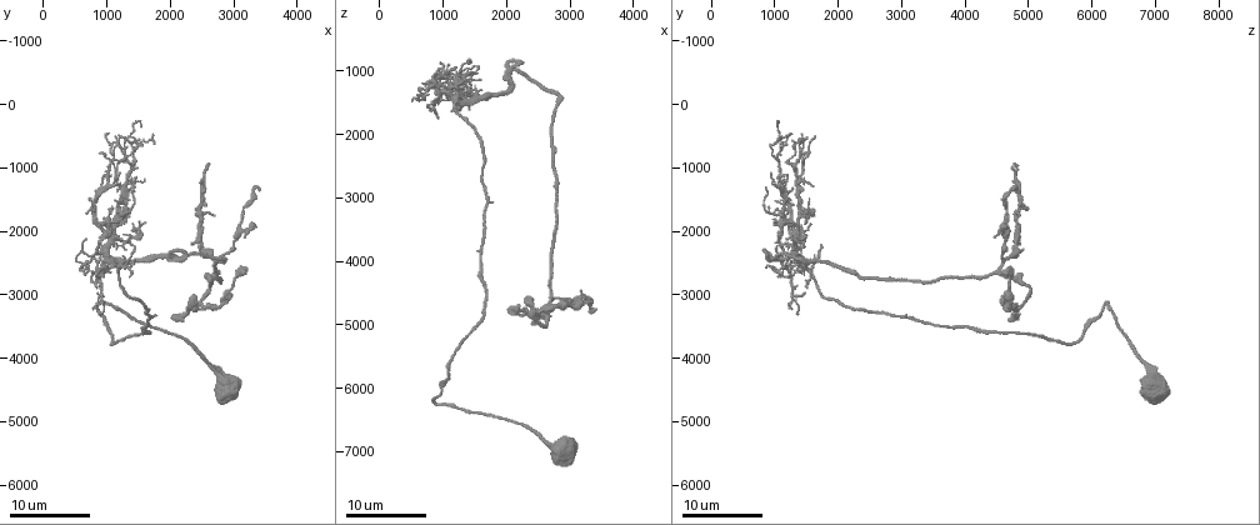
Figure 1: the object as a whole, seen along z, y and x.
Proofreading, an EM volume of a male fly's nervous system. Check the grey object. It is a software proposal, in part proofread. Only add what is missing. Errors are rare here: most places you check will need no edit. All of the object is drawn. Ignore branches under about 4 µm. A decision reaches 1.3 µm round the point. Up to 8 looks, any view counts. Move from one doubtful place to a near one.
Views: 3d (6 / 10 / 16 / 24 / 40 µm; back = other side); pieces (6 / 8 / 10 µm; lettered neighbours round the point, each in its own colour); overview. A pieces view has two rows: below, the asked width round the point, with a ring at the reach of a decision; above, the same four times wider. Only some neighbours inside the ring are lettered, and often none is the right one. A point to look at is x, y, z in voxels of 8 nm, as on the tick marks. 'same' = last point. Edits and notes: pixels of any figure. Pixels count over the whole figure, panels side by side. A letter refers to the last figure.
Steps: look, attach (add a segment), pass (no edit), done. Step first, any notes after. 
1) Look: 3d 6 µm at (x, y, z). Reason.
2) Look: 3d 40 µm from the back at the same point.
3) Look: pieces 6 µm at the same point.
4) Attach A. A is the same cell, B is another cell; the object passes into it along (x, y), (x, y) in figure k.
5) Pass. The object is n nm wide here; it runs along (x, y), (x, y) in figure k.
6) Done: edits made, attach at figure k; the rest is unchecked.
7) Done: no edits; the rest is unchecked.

Look: 3d 16 µm at (1400, 2650, 1050). Free end.

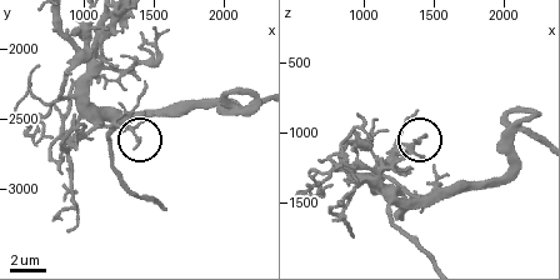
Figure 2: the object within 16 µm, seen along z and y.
Look: pieces 10 µm at (1380, 2700, 1060).

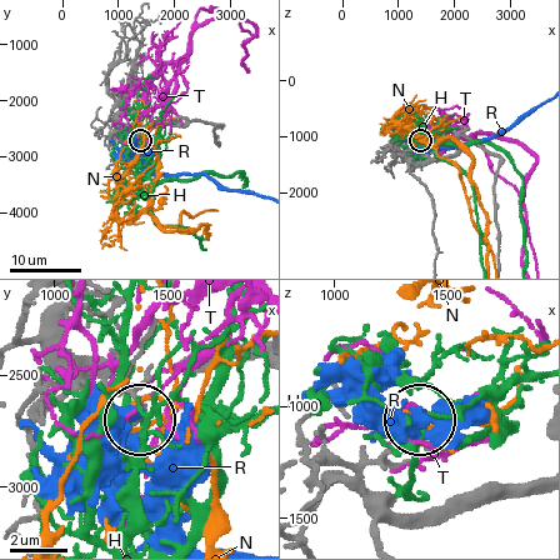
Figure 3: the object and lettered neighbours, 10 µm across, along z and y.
Pass. The object is 180 nm wide here; H, N, R and T are other cells; none of them fits.

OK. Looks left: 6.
Look: 3d 24 µm at (800, 3200, 1250).

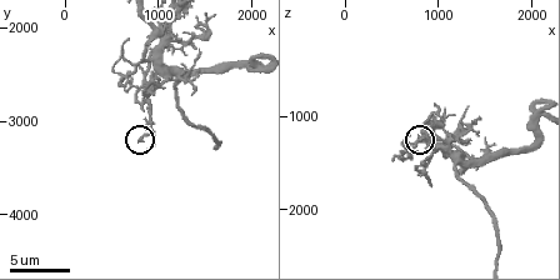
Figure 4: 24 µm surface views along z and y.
Look: pieces 8 µm at (800, 3200, 1250).

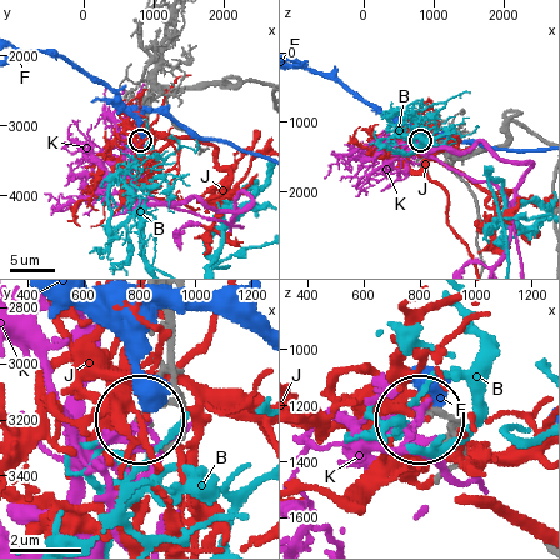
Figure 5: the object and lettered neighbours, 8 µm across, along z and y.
Pass. B, F, J and K are other cells; no lettered segment goes on from it.

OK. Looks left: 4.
Look: pieces 6 µm at (900, 2250, 1750). Tapers out.

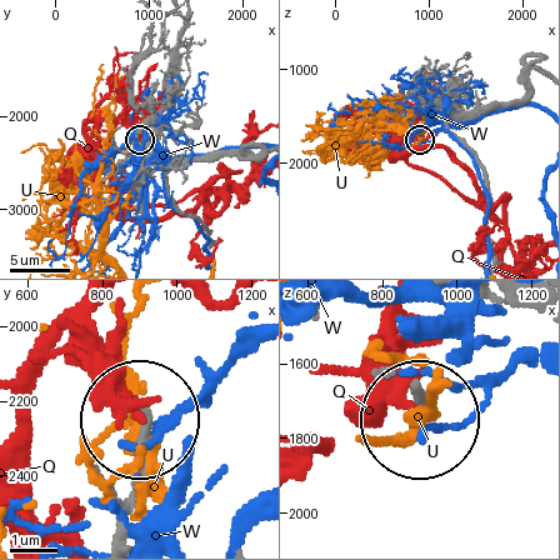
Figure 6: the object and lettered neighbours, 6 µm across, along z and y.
Pass. Q, U and W are other cells; none of them fits.

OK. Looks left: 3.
Look: 3d 24 µm at (2200, 2350, 800).

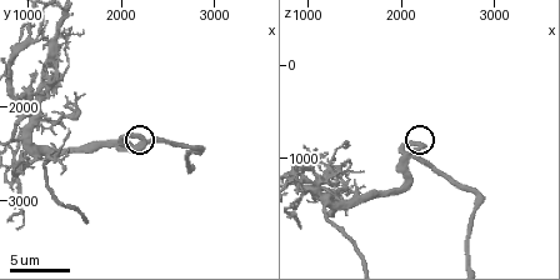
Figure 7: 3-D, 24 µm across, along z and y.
Look: pieces 10 µm at (2200, 2300, 850).

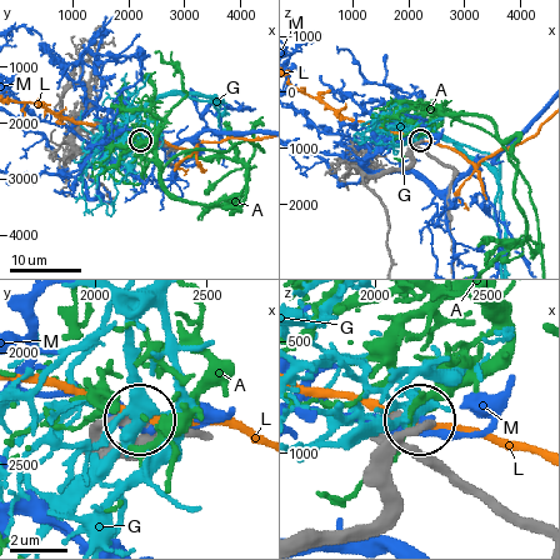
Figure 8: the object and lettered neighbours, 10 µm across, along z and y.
Pass. A, G, L and M are other cells; no lettered segment goes on from it.

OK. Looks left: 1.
Done: no edits; the rest is unchecked.

